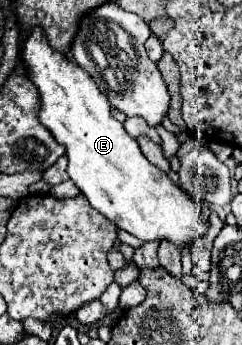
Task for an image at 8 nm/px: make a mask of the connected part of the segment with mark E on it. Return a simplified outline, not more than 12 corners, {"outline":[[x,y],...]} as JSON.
{"outline":[[19,44],[39,120],[89,204],[143,242],[203,238],[199,204],[143,156],[93,76]]}

